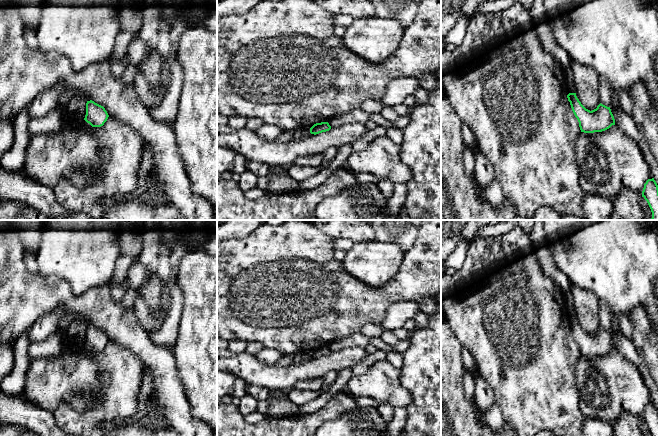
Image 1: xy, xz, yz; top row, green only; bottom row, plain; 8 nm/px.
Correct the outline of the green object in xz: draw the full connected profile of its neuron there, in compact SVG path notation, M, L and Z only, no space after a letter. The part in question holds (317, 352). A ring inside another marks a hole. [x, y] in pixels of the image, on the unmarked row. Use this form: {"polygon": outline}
{"polygon": "M321 346L321 347L316 347L310 352L310 357L311 358L319 358L322 356L329 355L331 353L331 350L329 349L328 346Z"}

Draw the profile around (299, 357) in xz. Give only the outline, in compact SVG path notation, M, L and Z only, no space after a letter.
M297 352L294 356L293 363L302 363L308 359L310 359L310 352Z

